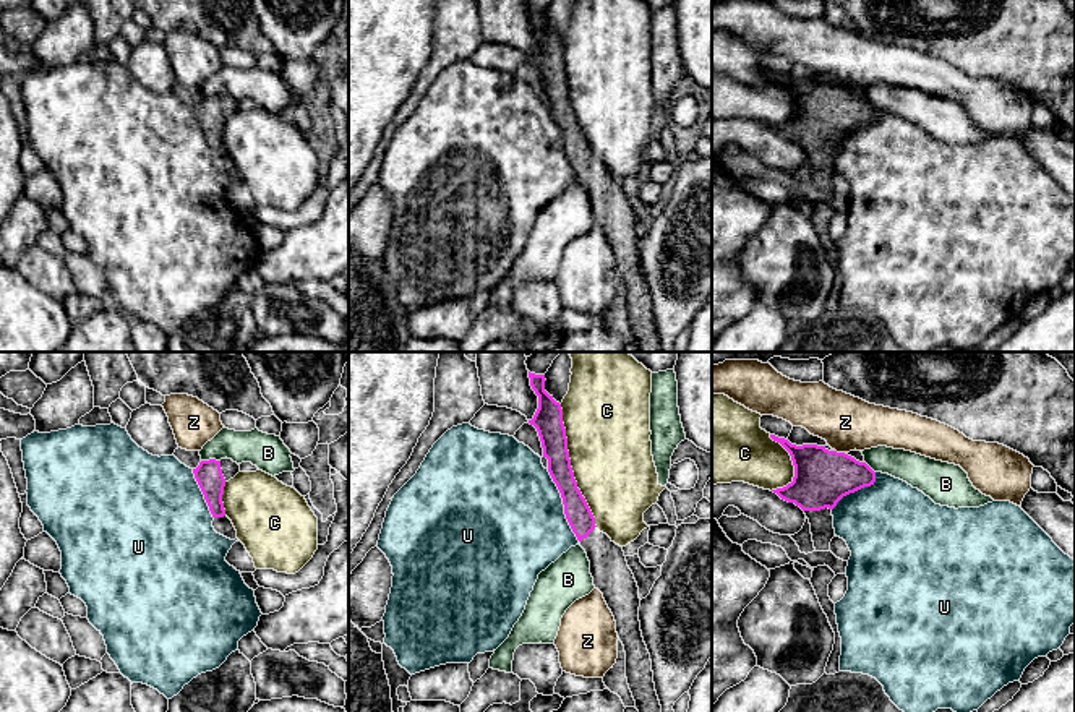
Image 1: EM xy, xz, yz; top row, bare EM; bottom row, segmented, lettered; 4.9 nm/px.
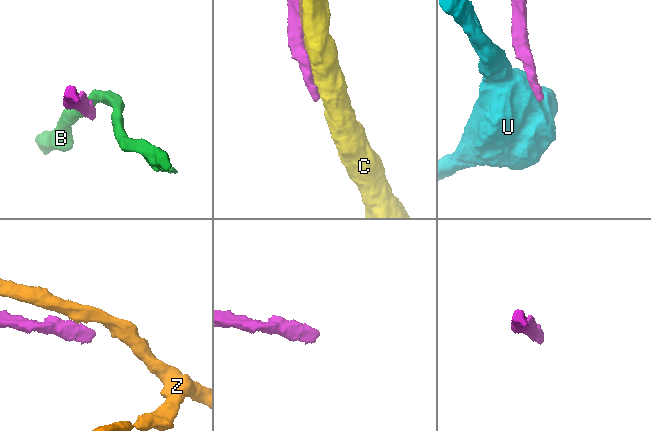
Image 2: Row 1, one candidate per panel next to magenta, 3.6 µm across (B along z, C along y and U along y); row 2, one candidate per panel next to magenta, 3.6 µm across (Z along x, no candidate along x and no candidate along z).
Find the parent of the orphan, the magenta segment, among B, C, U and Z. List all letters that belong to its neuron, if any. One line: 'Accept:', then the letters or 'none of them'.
Accept: none of them

